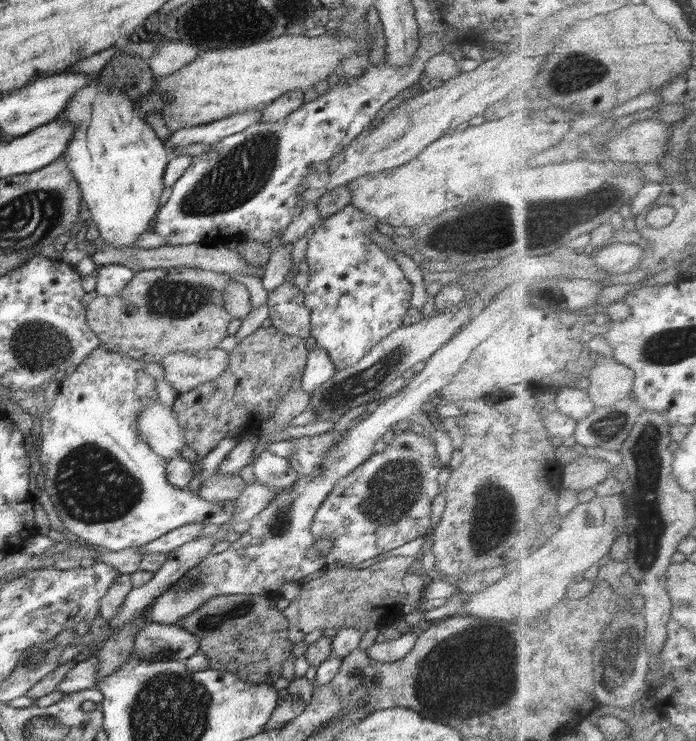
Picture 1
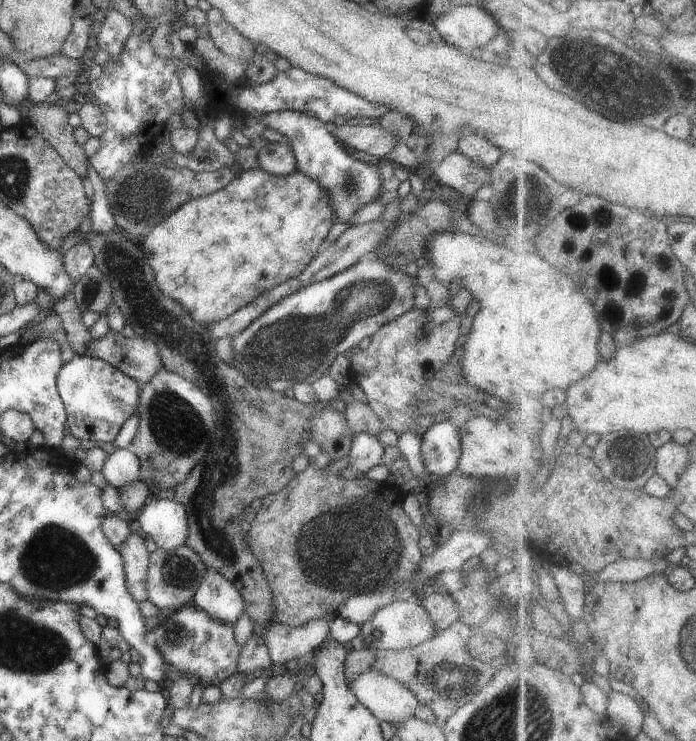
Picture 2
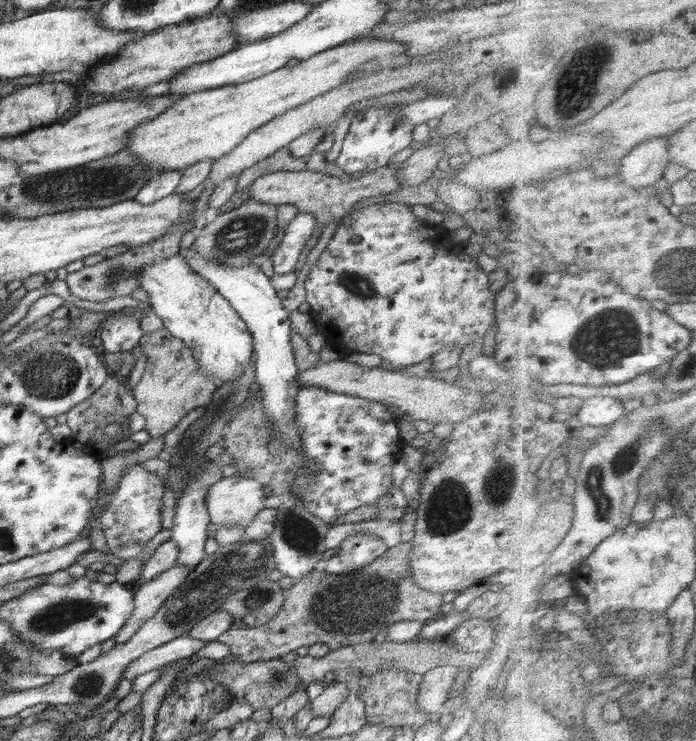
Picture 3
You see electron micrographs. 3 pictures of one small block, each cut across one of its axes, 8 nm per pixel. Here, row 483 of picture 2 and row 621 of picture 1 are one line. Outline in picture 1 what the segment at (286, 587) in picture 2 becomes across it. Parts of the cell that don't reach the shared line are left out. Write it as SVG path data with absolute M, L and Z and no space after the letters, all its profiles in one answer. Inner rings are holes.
M392 556L364 570L334 566L333 570L327 570L319 578L302 584L300 595L295 600L290 600L288 607L282 612L289 621L288 639L292 644L299 643L317 628L325 630L338 626L340 629L358 628L364 632L386 628L402 617L402 600L407 597L402 582L408 568L419 557Z

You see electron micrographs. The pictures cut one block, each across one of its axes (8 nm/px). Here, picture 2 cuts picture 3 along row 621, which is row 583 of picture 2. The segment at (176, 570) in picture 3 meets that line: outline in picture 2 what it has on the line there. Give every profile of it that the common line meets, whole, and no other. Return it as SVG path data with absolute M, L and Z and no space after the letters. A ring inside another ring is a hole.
M134 529L127 542L119 549L119 552L124 562L126 584L128 584L130 594L138 602L148 600L146 582L150 562L143 535Z

